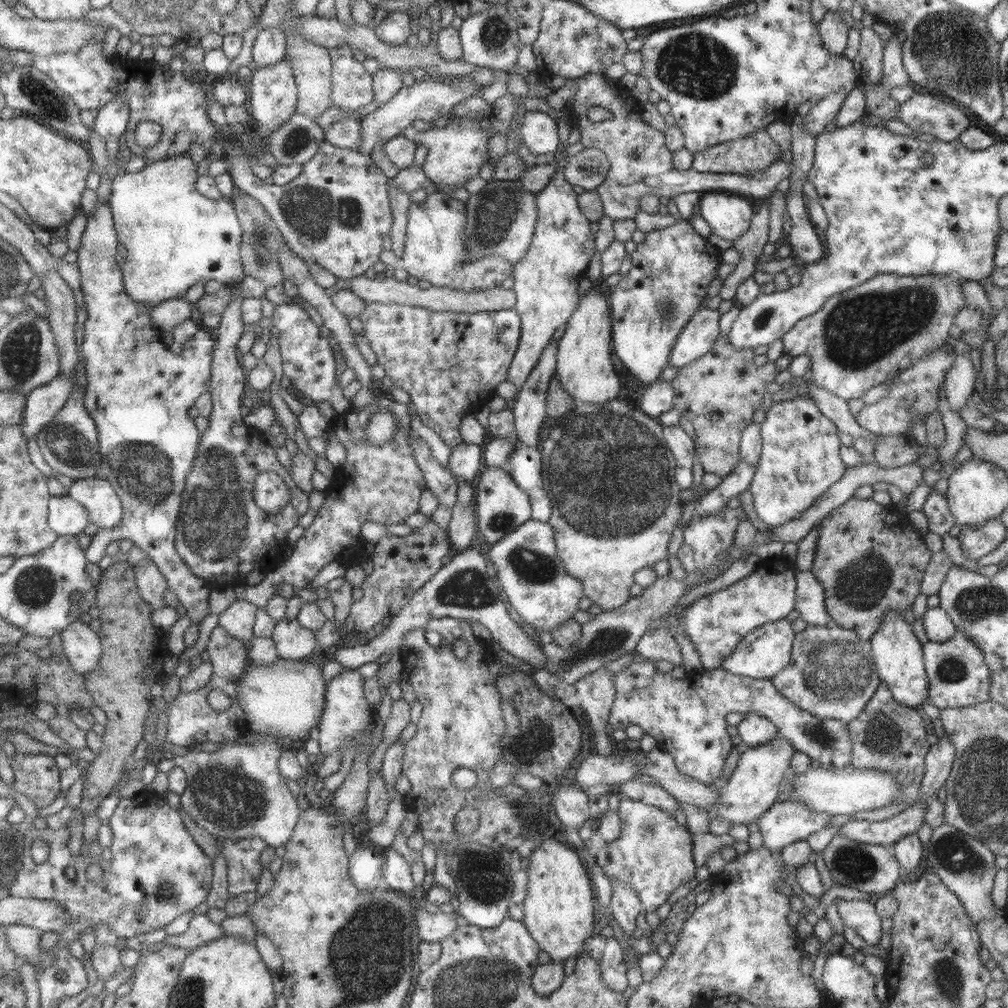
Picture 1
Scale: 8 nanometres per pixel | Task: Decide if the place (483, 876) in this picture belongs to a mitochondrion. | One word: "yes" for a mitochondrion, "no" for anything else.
yes

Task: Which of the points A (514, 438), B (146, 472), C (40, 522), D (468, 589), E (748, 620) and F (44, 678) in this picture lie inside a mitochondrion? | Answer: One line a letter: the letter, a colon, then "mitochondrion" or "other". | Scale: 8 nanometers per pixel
A: other
B: mitochondrion
C: other
D: mitochondrion
E: other
F: other

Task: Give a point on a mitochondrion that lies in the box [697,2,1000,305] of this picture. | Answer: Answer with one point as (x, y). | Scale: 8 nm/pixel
(952, 60)

